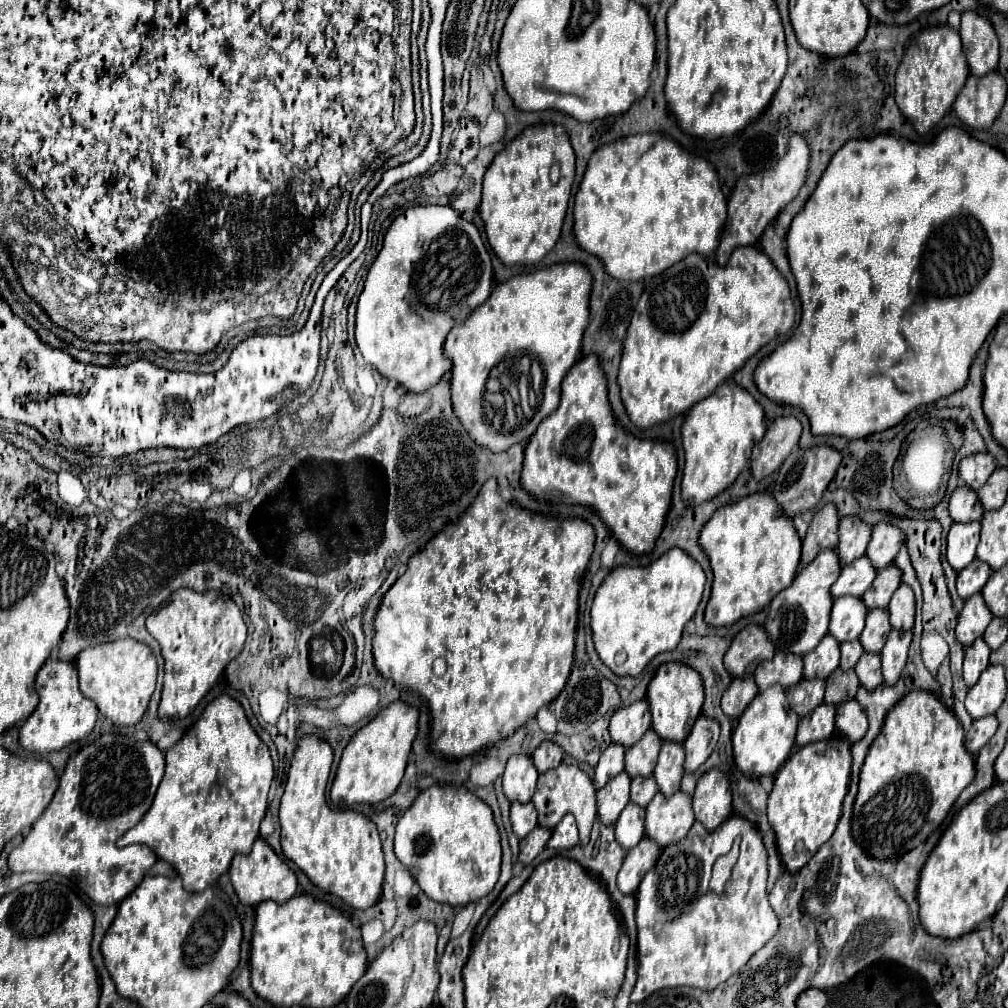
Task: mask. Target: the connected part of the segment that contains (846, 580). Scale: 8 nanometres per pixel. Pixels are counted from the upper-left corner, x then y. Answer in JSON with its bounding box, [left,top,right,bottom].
[831,557,877,597]

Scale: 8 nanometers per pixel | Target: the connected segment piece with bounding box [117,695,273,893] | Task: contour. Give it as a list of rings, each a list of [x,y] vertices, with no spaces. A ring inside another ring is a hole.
[[[221,695],[209,703],[199,721],[165,753],[165,759],[167,769],[151,809],[117,841],[117,845],[125,847],[141,843],[151,847],[159,859],[177,869],[187,891],[201,893],[229,869],[235,853],[249,853],[251,845],[259,837],[259,823],[265,817],[267,795],[273,781],[273,759],[267,745],[263,745],[261,763],[261,739],[249,725],[241,703],[229,695]]]

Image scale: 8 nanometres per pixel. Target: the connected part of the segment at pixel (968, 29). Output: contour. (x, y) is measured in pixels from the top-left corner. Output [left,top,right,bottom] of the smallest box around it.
[961,11,999,77]

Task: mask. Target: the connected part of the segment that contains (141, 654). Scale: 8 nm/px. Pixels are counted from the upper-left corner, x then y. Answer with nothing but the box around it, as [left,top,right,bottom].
[77,637,157,725]

